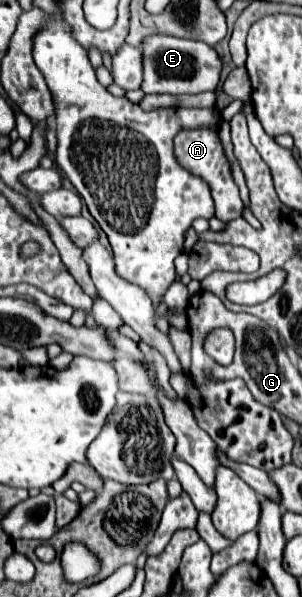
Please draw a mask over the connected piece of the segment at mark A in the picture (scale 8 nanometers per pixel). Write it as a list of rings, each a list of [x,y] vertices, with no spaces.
[[[207,127],[179,132],[173,138],[173,150],[175,150],[177,162],[187,172],[191,172],[193,176],[203,178],[209,184],[211,194],[213,194],[213,200],[215,200],[215,218],[219,218],[223,222],[229,222],[233,218],[239,218],[241,212],[243,212],[243,202],[239,198],[239,188],[237,188],[235,180],[233,180],[231,164],[229,164],[229,160],[225,156],[225,150],[223,150],[223,144],[221,144],[219,134]]]

